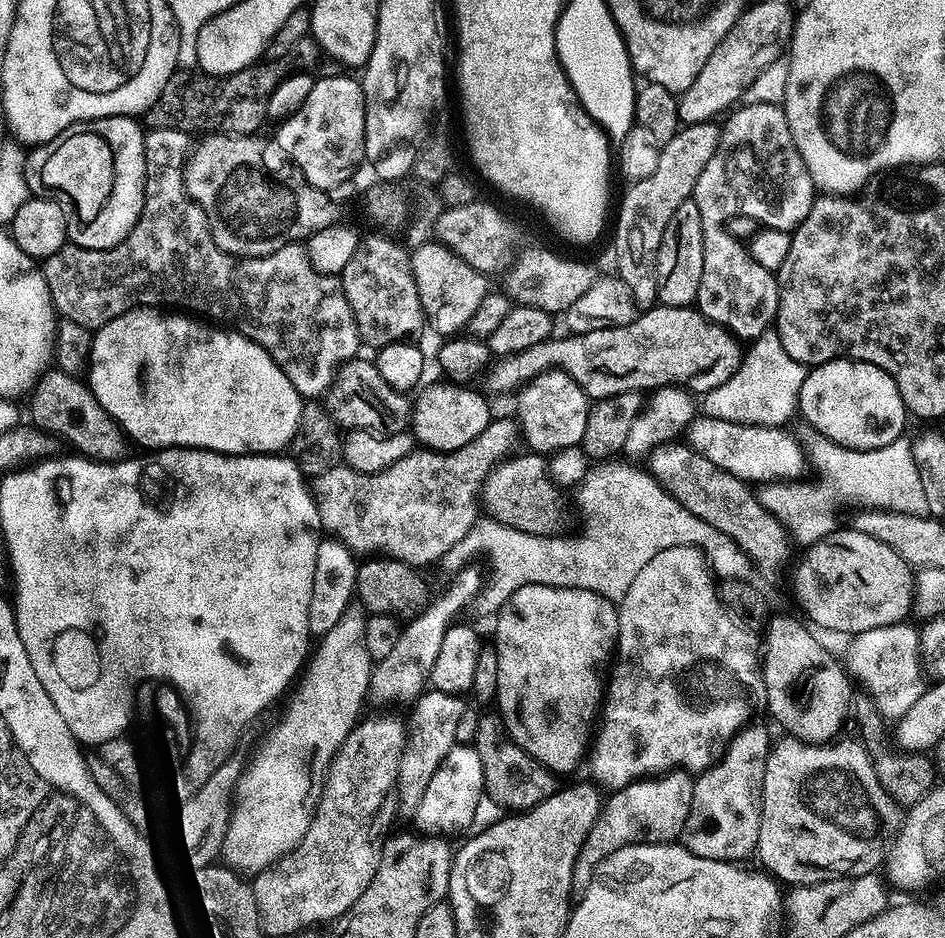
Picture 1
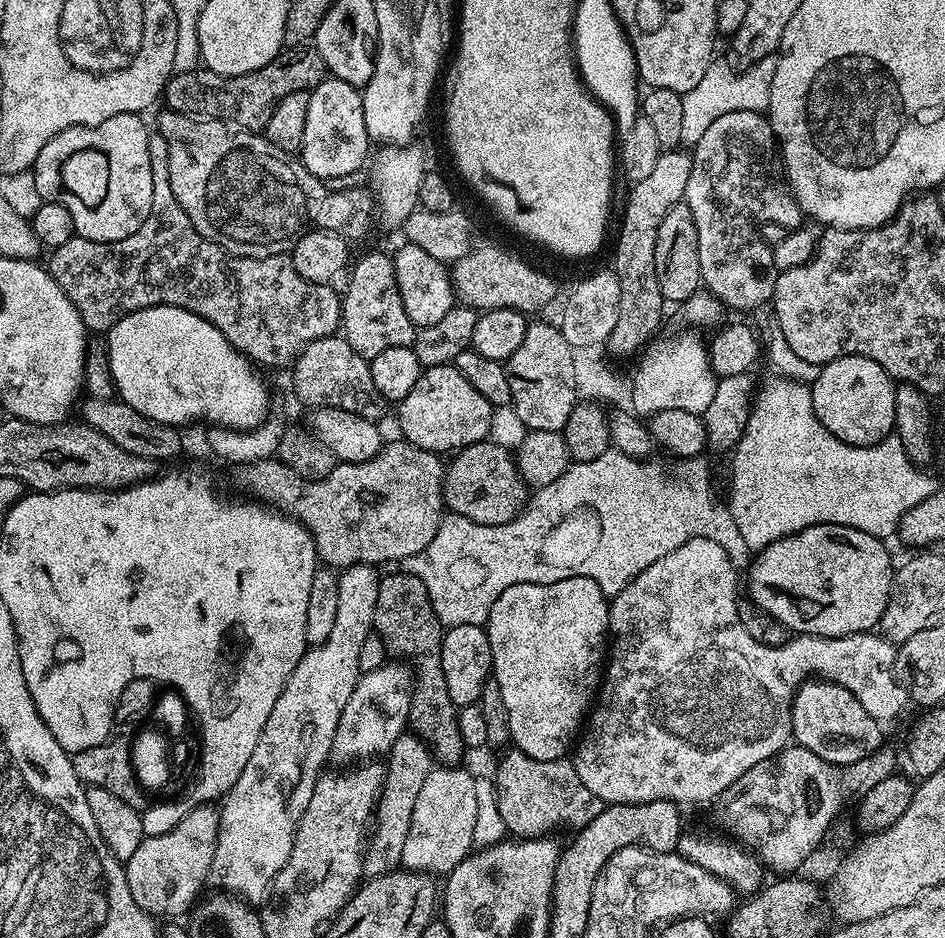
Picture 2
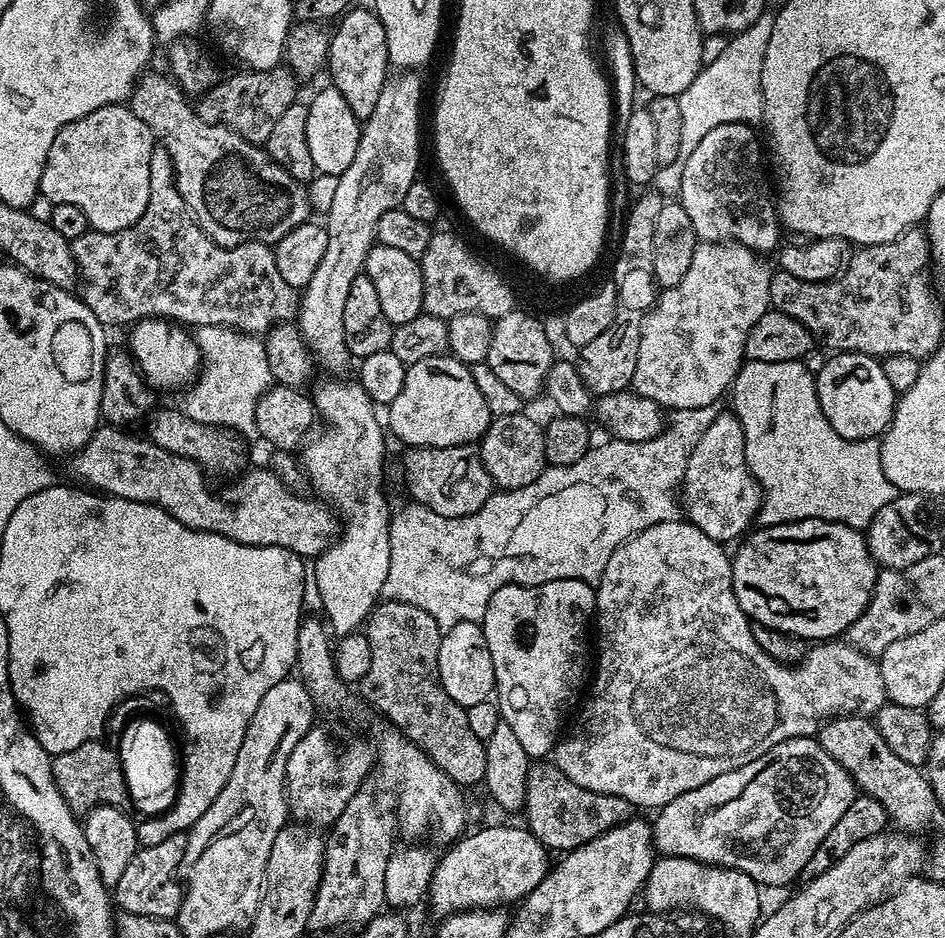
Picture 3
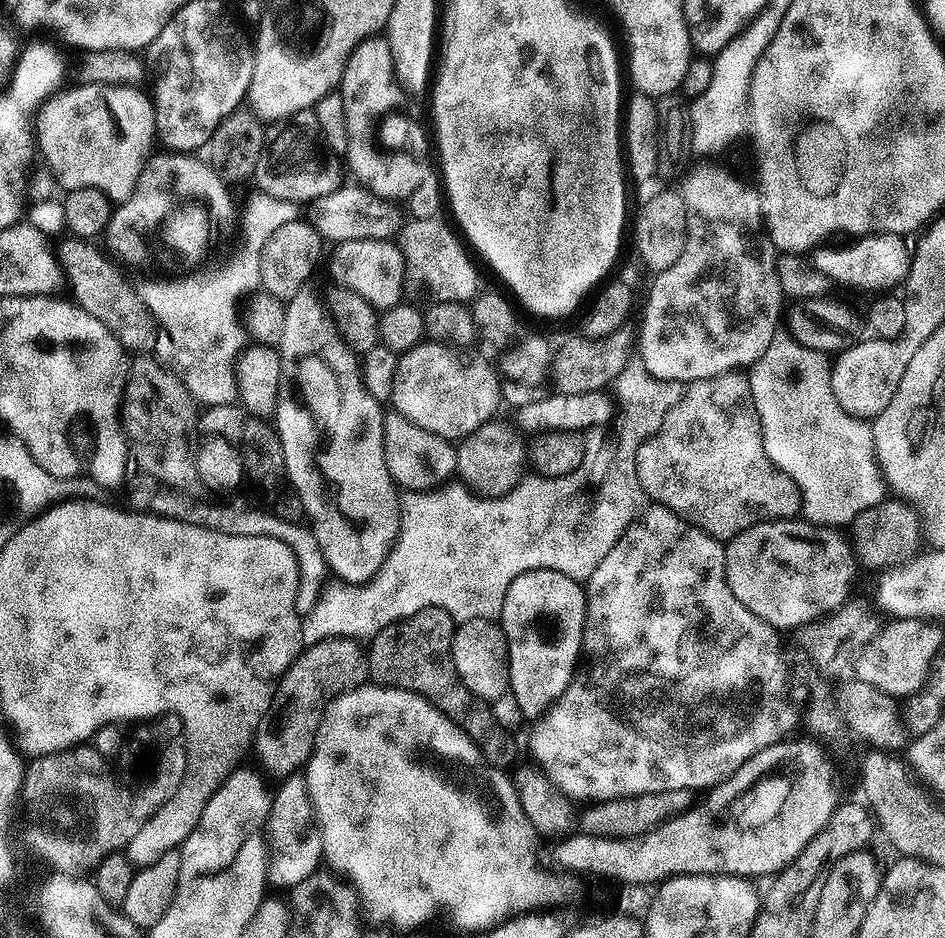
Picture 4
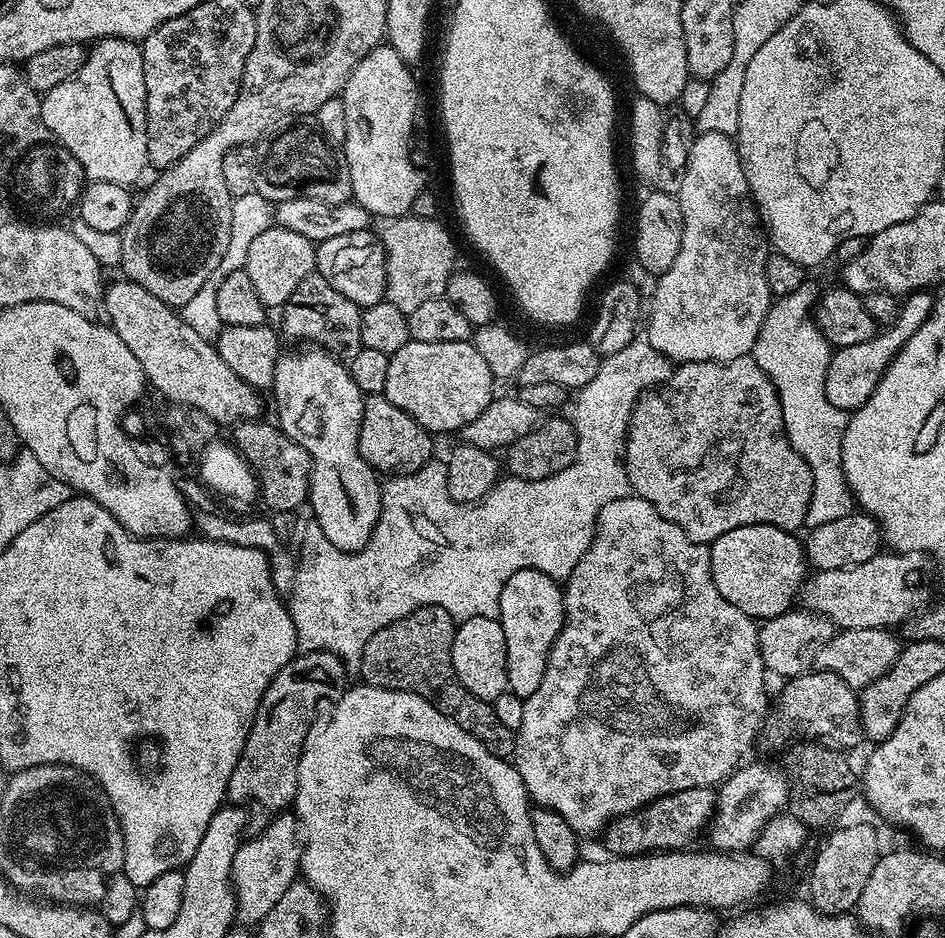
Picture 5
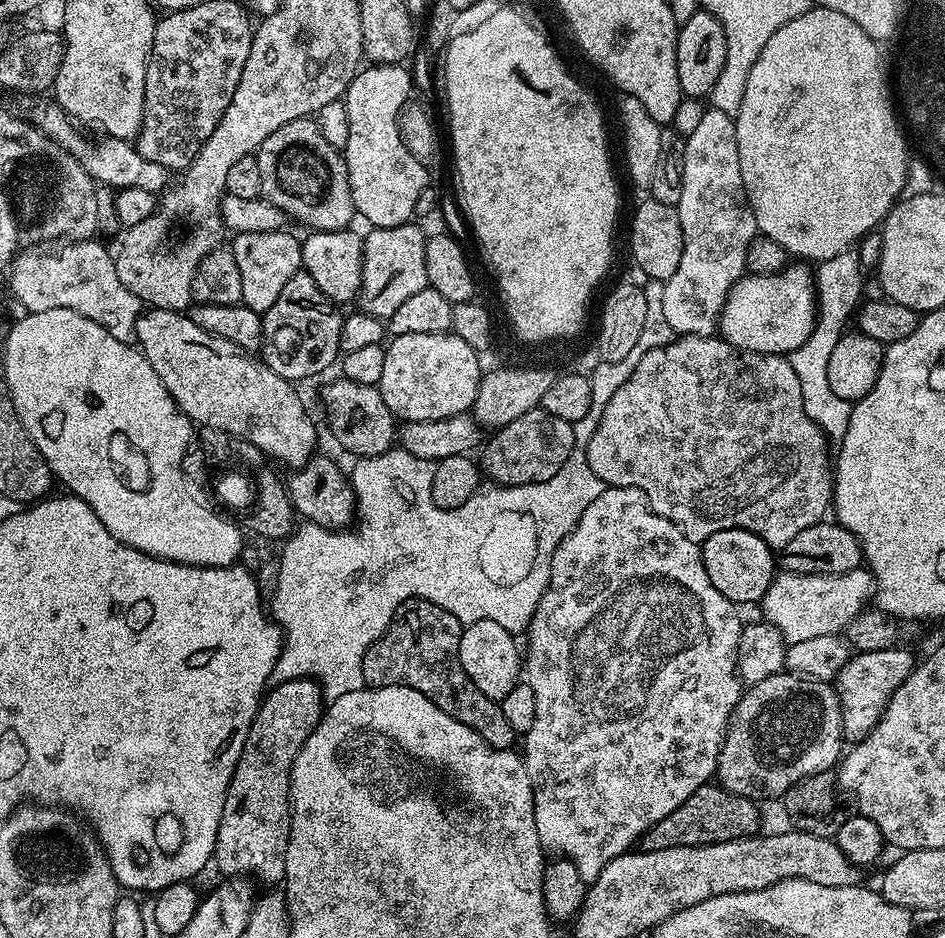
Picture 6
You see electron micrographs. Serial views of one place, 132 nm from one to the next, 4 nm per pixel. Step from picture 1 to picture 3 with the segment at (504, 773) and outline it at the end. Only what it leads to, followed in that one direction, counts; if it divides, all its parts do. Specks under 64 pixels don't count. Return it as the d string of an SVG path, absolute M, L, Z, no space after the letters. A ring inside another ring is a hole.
M536 762L529 767L528 785L524 795L523 815L528 815L526 827L546 848L581 848L586 842L606 834L614 826L633 819L634 806L629 800L614 794L602 794L570 782L552 762Z

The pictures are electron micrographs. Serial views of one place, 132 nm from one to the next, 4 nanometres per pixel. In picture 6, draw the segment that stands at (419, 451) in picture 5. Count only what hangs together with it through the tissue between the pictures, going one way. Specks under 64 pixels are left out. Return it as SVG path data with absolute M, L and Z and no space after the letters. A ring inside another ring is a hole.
M343 378L332 380L324 388L324 408L328 411L328 424L332 427L332 436L348 452L353 452L353 457L377 456L388 452L398 440L398 420L392 415L390 406L382 398L379 387L362 382L350 382Z

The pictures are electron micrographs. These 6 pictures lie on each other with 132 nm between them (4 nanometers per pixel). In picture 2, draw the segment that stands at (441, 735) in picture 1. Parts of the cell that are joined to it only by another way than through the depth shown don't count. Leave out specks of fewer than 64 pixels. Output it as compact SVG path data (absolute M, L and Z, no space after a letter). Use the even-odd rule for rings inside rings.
M415 734L399 736L394 746L387 752L384 788L380 791L378 801L380 809L375 813L374 831L367 841L364 854L364 872L369 877L381 876L382 873L401 863L406 834L409 833L413 817L414 802L417 801L422 784L432 769L434 769L432 749Z

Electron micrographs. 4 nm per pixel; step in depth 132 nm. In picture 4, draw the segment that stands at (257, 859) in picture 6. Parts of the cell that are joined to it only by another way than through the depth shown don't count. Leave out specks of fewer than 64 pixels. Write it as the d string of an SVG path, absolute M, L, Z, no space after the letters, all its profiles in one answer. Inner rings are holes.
M335 636L307 645L280 677L270 710L256 728L254 753L264 766L263 771L273 772L276 778L297 773L312 756L326 702L369 680L368 654L357 641Z

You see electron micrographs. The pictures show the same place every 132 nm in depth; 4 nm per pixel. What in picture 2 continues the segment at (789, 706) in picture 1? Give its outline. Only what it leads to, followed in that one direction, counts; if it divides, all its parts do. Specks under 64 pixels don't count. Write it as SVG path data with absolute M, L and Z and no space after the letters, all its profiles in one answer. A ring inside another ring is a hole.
M809 678L796 690L792 698L792 735L795 743L800 746L807 745L808 732L816 736L837 736L840 740L853 740L861 744L864 750L875 750L881 747L884 736L881 721L870 718L866 714L866 706L837 684L823 678Z

